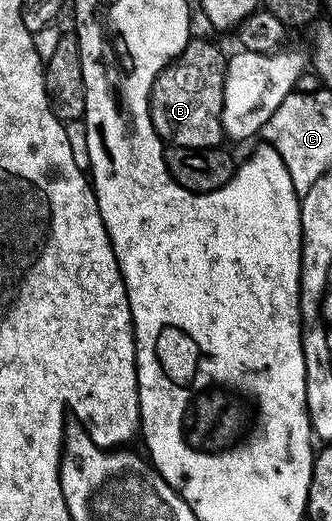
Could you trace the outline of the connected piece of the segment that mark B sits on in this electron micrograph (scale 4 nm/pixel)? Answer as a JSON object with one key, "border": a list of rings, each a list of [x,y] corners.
{"border":[[[187,40],[184,51],[170,62],[150,88],[150,121],[163,142],[189,149],[213,149],[224,141],[222,100],[227,54],[210,41]]]}

